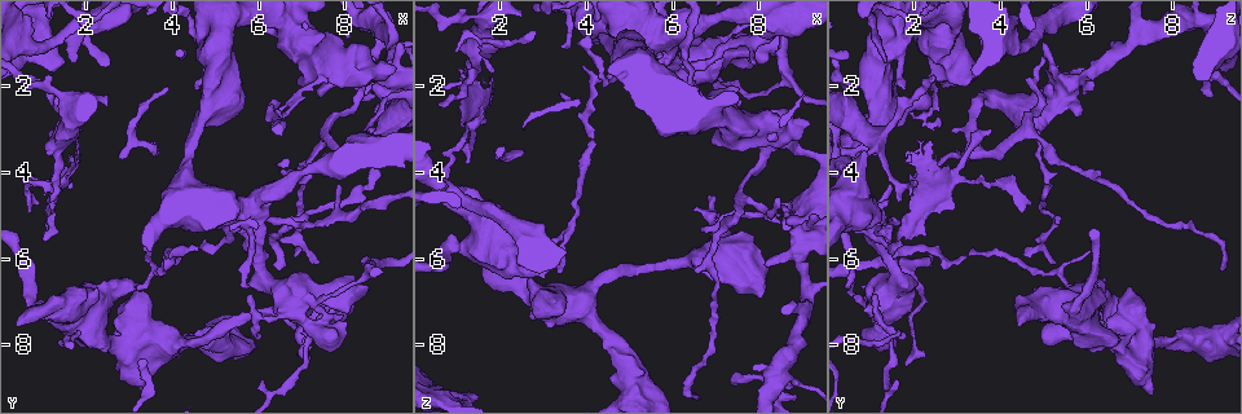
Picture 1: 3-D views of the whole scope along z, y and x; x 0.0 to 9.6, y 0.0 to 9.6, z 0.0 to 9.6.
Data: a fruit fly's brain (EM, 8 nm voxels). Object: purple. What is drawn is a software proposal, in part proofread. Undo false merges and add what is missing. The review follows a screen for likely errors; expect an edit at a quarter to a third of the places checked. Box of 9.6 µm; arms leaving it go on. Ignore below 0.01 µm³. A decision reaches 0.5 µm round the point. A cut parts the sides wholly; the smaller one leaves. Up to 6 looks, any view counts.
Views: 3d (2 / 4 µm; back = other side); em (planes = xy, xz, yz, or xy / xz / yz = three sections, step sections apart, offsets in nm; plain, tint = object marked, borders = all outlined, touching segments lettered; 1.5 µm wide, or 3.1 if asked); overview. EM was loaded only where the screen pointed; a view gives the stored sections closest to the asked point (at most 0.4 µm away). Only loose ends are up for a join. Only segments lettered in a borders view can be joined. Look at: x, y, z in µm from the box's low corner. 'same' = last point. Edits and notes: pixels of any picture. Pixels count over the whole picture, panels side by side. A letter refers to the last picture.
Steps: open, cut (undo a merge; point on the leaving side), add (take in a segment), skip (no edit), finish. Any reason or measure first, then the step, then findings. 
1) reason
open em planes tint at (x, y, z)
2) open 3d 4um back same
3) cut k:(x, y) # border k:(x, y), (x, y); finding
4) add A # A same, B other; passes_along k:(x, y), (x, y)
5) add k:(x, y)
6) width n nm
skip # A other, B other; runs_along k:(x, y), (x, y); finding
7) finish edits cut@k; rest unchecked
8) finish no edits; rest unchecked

abrupt turn
open em yz step 4 tint at (6.40, 5.65, 9.05)

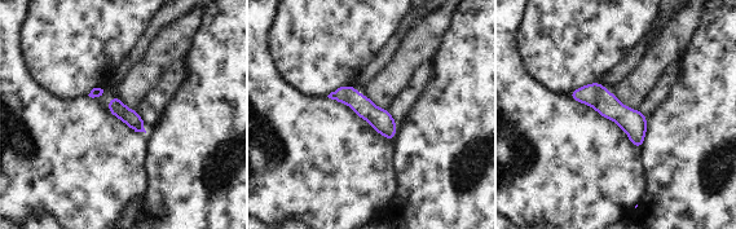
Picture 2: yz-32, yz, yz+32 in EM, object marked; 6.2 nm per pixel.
another direction
open em planes tint same

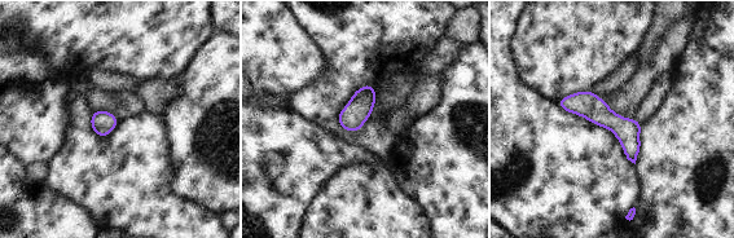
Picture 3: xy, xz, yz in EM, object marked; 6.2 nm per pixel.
open em planes borders same

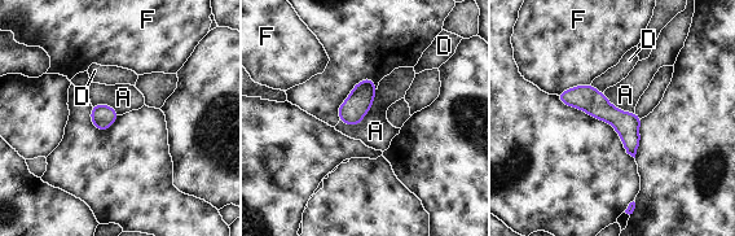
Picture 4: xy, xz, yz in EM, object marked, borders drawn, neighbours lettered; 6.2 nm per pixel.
skip # A other, D other, F other; runs_along 4:(562, 96), (607, 112), (633, 151); one cell here

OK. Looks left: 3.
an open end
open em xy step 4 tint at (8.15, 1.95, 6.10)

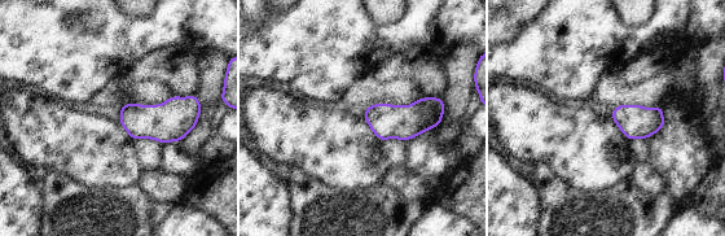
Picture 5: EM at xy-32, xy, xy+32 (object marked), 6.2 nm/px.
cut it another way
open em planes borders same

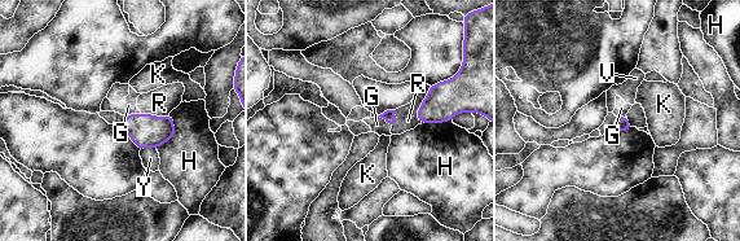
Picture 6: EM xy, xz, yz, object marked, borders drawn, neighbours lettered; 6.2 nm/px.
skip # G other, H other, K other, R other, V other, Y other; border 6:(140, 112), (124, 115); none of them fits

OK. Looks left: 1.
thin end
open em planes borders at (6.95, 4.30, 2.00)

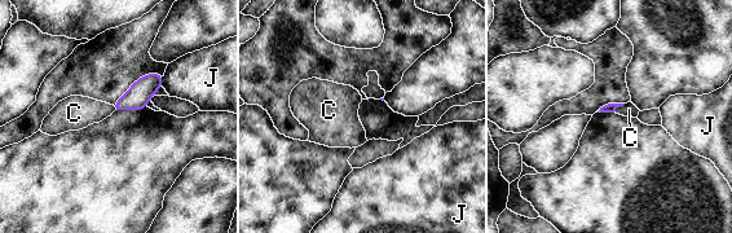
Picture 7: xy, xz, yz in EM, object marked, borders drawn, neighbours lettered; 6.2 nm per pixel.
longest_contact C 90 nm
skip # C other, J other; border 7:(625, 104), (613, 111); no lettered segment goes on from it

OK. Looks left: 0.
finish no edits; rest unchecked

